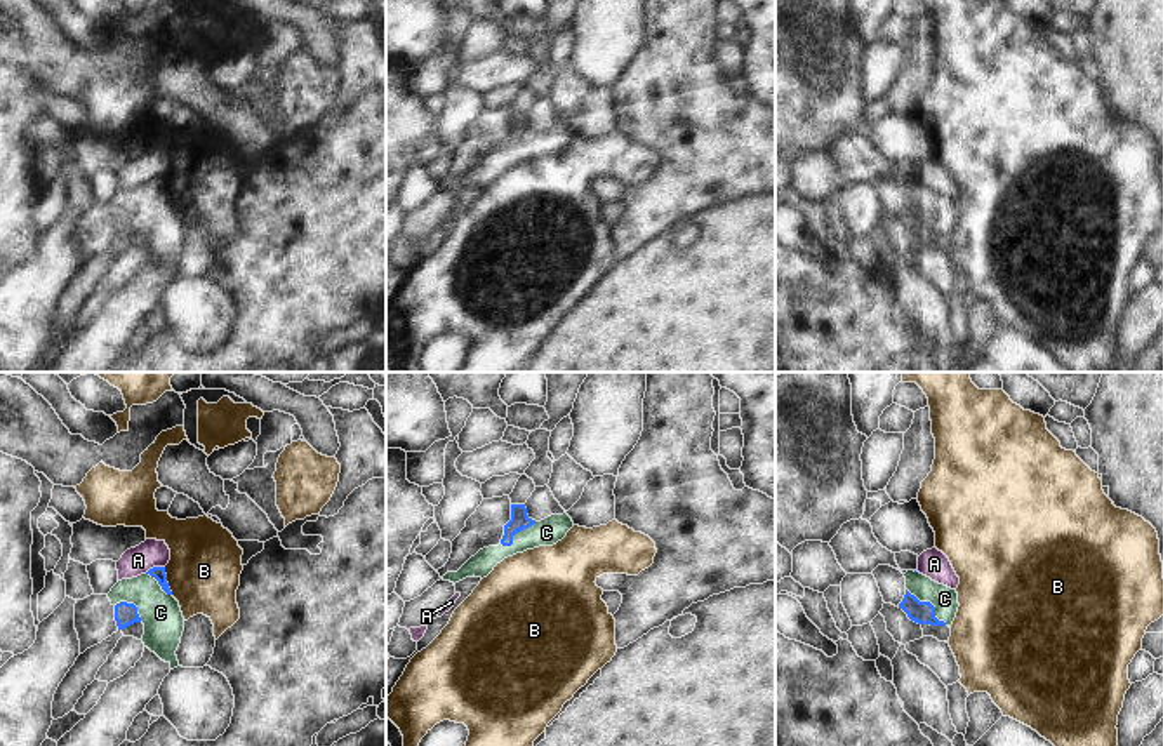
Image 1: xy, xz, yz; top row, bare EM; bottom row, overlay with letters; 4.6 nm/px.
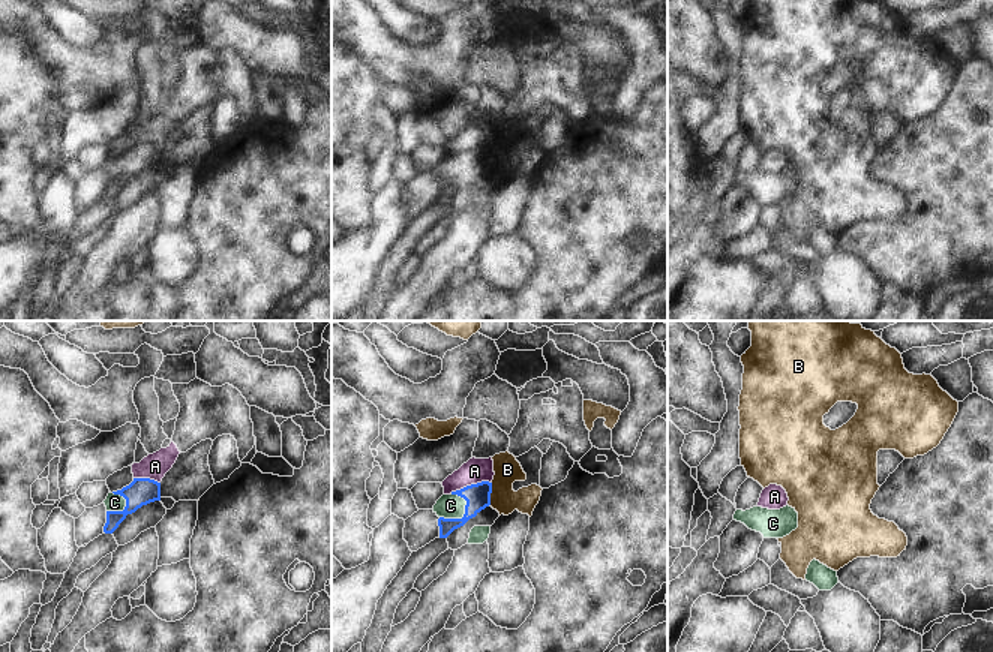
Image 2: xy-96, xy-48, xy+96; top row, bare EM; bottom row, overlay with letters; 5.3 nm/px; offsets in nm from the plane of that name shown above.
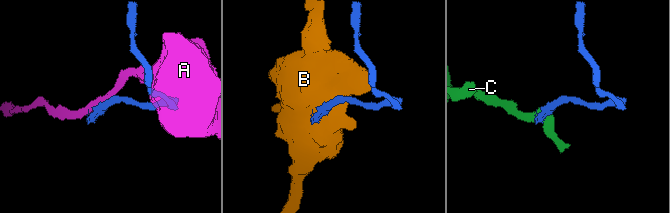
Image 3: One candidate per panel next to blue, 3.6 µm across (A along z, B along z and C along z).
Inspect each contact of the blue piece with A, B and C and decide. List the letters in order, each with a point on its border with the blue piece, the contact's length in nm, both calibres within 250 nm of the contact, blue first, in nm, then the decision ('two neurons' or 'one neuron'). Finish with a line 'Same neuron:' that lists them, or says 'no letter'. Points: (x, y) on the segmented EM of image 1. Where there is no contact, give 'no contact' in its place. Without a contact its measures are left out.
A: meets blue in xy at (153, 567); contact 100 nm long; 60 nm thick on the blue side, 130 nm on the other; two neurons
B: meets blue in xy at (166, 581); contact 130 nm long; 60 nm thick on the blue side, 340 nm on the other; two neurons
C: meets blue in yz at (930, 604); contact 260 nm long; 110 nm thick on the blue side, 120 nm on the other; one neuron
Same neuron: C

